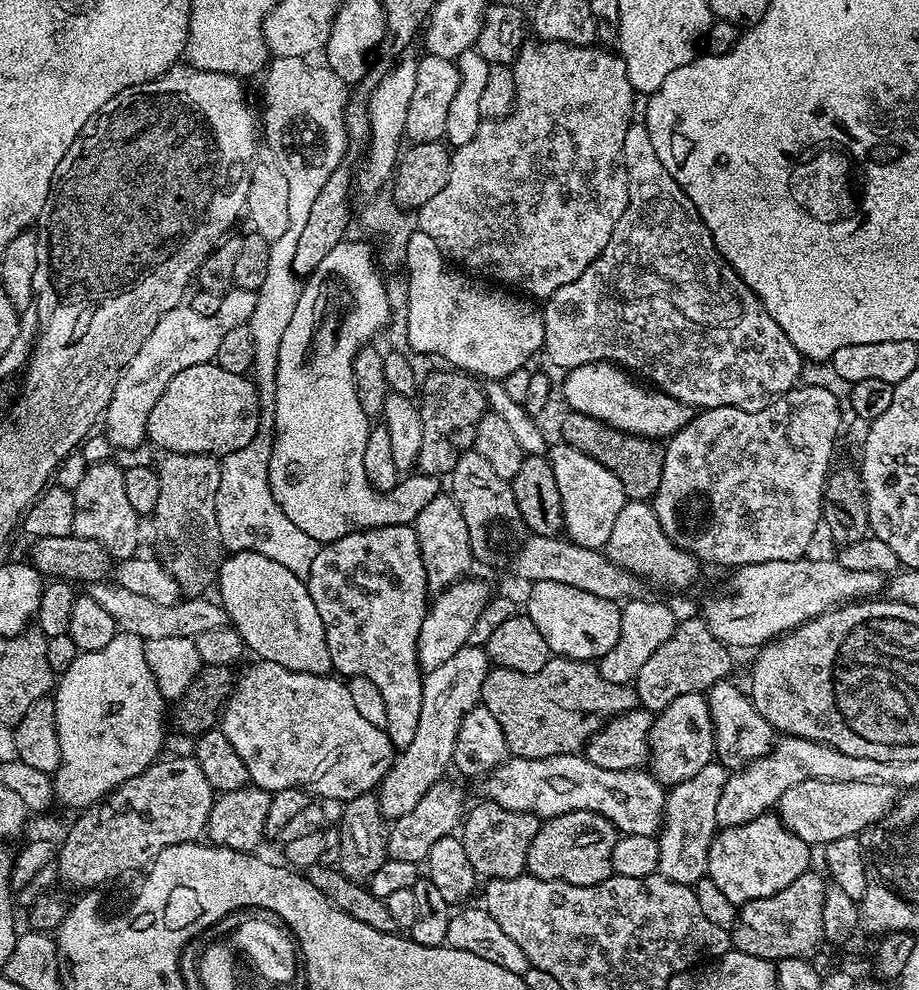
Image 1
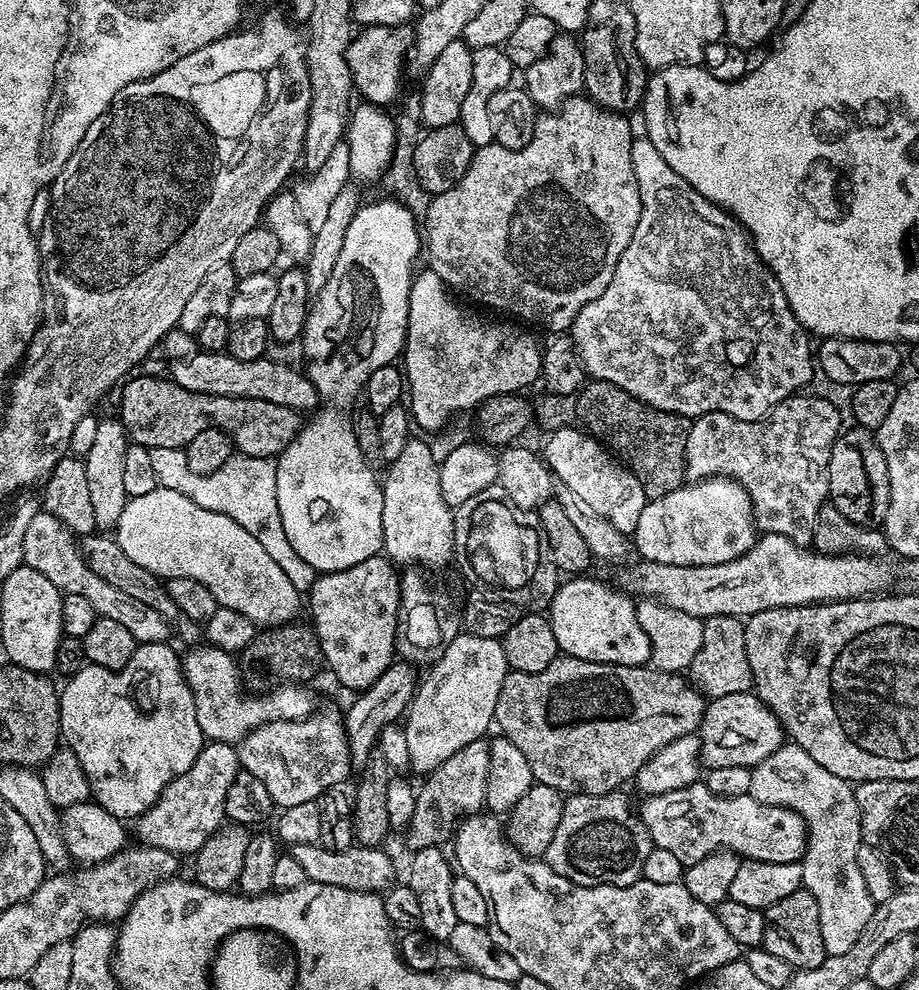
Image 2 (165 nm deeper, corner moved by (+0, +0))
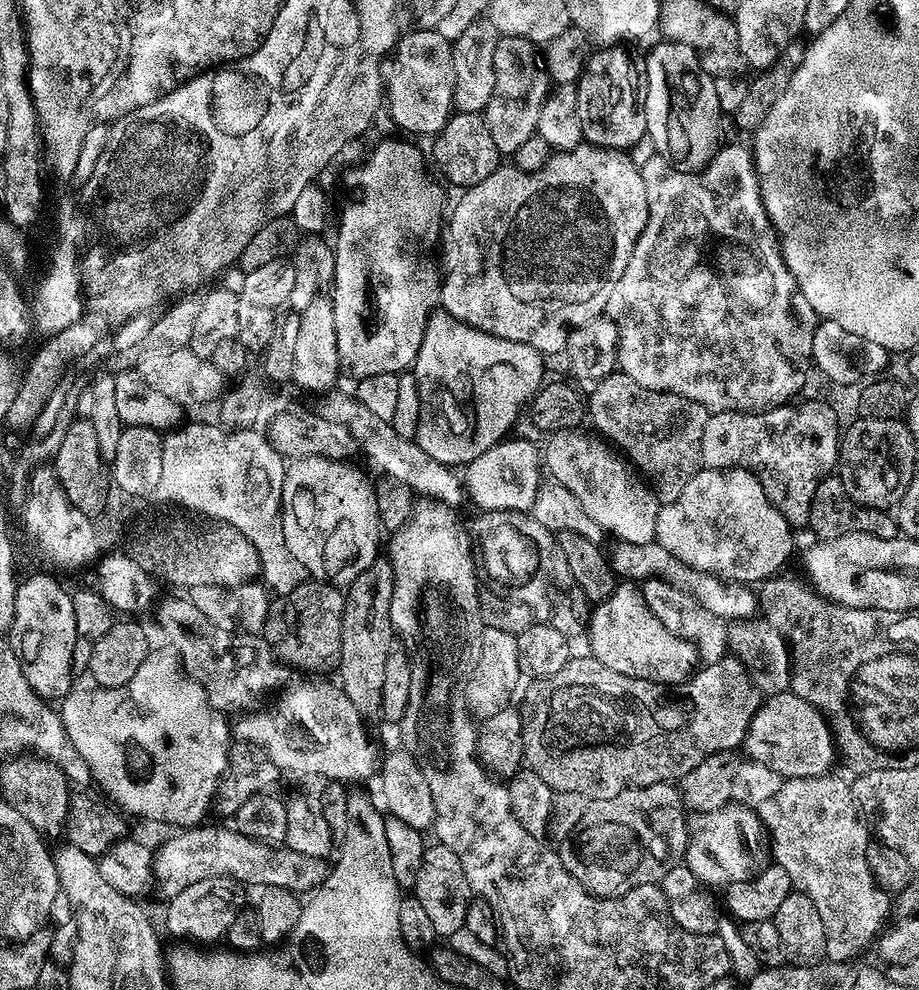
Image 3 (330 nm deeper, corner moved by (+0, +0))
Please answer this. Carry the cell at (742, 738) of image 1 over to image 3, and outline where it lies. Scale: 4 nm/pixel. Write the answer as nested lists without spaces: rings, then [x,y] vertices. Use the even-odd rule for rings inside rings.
[[[836,774],[826,776],[802,776],[791,777],[785,779],[780,785],[778,794],[771,795],[766,798],[766,802],[762,802],[758,809],[760,821],[764,824],[764,830],[768,833],[770,841],[770,856],[778,866],[782,866],[782,870],[786,870],[786,874],[790,874],[790,882],[795,891],[806,894],[806,898],[810,898],[810,902],[814,902],[814,906],[818,910],[818,915],[822,918],[822,926],[826,926],[826,950],[825,957],[832,962],[852,962],[852,959],[863,950],[864,947],[871,945],[877,939],[882,927],[885,925],[888,914],[889,893],[880,885],[874,882],[874,878],[870,874],[870,868],[866,866],[866,850],[870,843],[870,832],[866,827],[856,806],[856,800],[852,796],[852,790],[849,781],[846,779],[839,780]]]

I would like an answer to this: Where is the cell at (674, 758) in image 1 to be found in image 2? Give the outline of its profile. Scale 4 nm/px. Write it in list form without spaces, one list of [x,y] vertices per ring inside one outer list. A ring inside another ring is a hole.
[[[755,691],[713,696],[707,701],[704,717],[698,729],[698,755],[703,767],[708,770],[718,766],[742,766],[753,769],[758,762],[770,758],[770,754],[777,752],[785,740],[784,727],[780,725],[776,715],[757,698]]]

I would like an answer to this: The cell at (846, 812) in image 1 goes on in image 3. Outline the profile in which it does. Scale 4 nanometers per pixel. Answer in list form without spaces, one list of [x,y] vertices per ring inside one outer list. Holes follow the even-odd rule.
[[[729,802],[713,812],[695,813],[687,821],[688,845],[684,847],[683,863],[688,865],[697,881],[727,886],[757,876],[770,863],[770,841],[759,815],[742,804]]]

